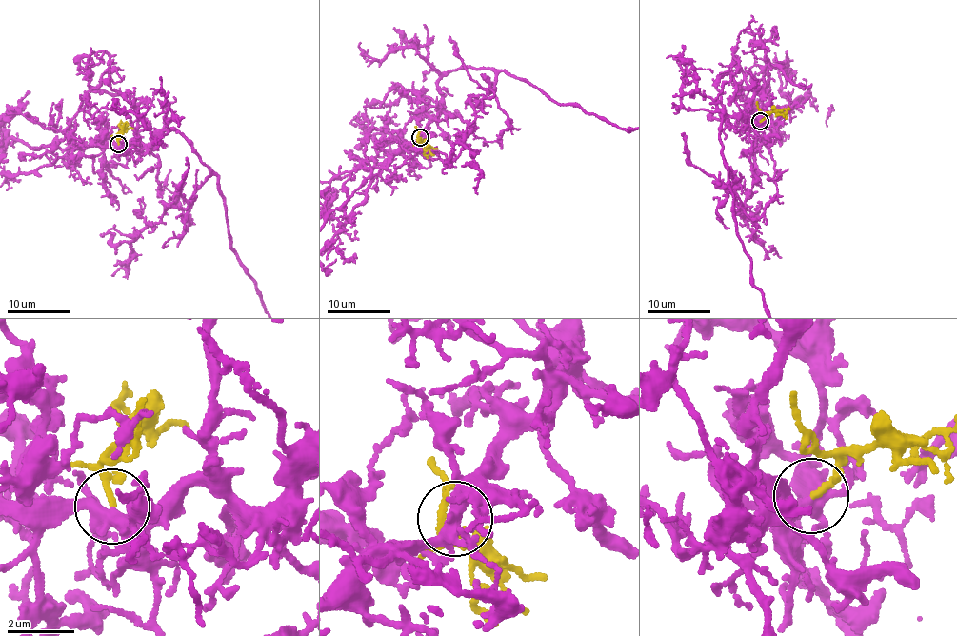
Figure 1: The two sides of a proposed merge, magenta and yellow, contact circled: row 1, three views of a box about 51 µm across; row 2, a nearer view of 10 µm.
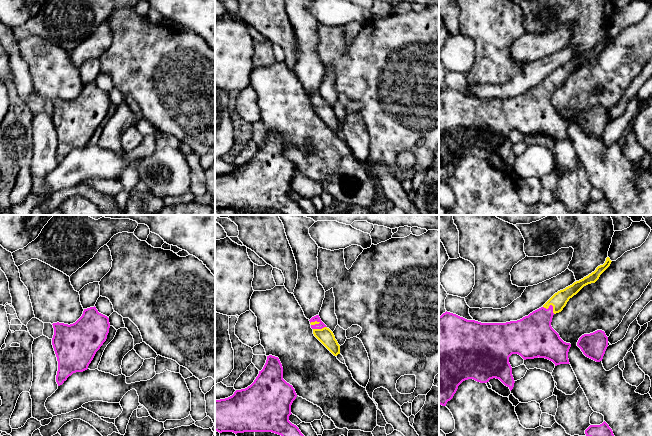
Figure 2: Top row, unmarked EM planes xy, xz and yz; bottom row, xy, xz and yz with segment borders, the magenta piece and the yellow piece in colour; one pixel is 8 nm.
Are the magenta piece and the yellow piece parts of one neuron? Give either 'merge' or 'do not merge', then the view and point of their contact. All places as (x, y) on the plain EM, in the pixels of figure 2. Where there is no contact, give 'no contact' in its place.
merge | yz (551, 81)

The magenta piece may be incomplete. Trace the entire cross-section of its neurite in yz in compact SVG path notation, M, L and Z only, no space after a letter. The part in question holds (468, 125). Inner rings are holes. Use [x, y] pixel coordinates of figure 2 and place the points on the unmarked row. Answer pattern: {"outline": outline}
{"outline": "M607 33L605 39L598 42L594 48L558 67L541 84L517 97L481 99L447 87L439 92L439 180L446 182L458 162L468 155L487 159L490 155L496 154L511 167L515 159L509 139L512 130L518 130L524 136L545 134L552 137L555 142L570 140L568 128L571 120L564 118L552 104L553 91L561 88L569 75L584 62L595 59L611 38Z"}

